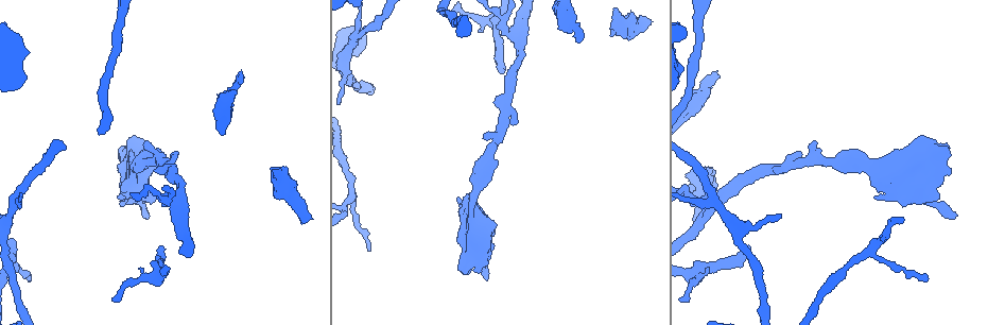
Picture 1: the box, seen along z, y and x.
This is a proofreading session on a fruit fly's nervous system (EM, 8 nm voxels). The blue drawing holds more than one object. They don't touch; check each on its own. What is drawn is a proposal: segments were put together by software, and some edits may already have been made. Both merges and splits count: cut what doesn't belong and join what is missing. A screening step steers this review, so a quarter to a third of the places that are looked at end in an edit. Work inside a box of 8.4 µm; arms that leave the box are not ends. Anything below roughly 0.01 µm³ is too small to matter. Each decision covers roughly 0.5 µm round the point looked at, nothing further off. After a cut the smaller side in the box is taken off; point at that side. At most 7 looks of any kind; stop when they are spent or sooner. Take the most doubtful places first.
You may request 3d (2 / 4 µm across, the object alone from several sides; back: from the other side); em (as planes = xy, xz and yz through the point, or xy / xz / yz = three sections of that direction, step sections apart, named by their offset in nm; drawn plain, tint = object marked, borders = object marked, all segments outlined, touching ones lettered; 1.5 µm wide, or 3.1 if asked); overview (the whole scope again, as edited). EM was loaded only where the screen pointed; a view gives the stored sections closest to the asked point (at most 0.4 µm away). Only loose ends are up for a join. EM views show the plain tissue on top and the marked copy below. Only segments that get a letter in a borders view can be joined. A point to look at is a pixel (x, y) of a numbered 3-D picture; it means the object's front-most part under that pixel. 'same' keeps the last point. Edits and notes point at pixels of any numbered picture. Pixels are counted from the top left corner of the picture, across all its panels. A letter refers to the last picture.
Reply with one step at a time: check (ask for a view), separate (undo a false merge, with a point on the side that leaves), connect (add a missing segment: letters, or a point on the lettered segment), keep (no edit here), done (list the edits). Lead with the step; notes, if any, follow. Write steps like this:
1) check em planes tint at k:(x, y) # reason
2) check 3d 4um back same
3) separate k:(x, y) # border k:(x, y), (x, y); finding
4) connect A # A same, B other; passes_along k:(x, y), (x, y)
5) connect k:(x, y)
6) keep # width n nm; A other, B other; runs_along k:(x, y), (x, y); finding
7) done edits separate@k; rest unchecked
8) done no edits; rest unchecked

check 3d 2um at 1:(163, 248) # free end

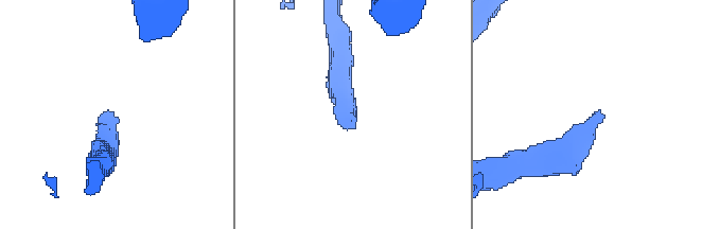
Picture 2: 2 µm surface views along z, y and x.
check em 3.1um planes borders at 2:(600, 120)

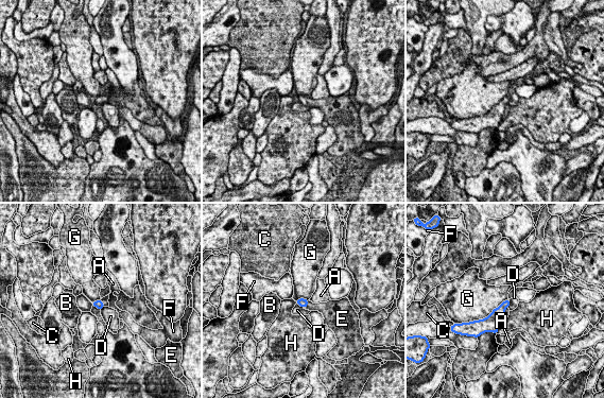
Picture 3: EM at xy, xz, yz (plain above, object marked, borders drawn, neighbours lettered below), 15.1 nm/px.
connect E # A other, B other, C other, D other, E same, F other, G other, H other; passes_along 3:(303, 303), (307, 305), (323, 308); it goes on there

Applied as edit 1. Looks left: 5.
check overview # redraw

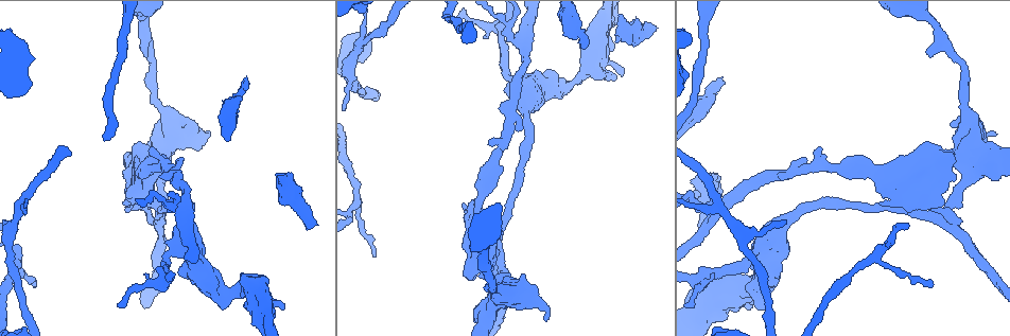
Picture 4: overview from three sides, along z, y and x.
check 3d 2um at 4:(313, 224) # long arm stops here

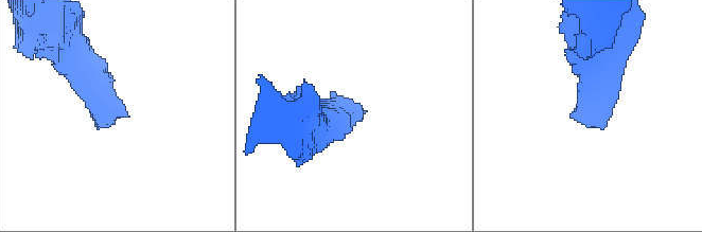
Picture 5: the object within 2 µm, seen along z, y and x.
check em planes tint at 5:(354, 107) # need the tissue

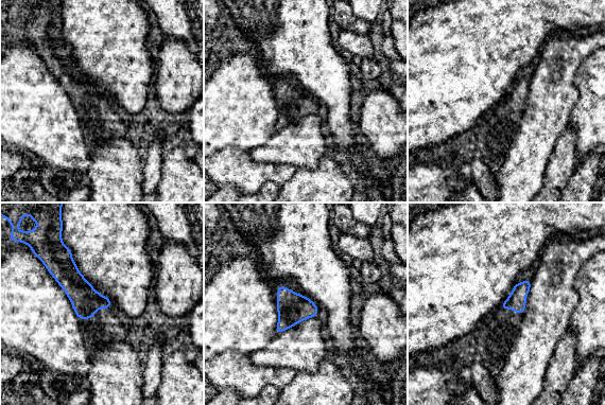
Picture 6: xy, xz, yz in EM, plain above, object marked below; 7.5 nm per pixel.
check em planes borders same

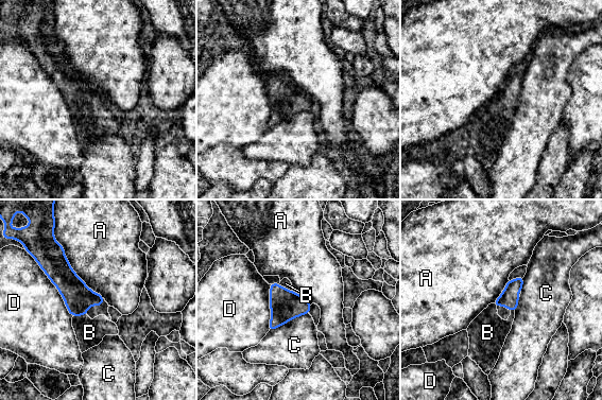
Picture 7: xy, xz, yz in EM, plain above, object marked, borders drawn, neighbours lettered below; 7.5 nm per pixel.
connect B # A other, B same, C other, D other; the neuron continues

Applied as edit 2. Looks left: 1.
check em planes borders at 4:(363, 40) # small branch off a trunk

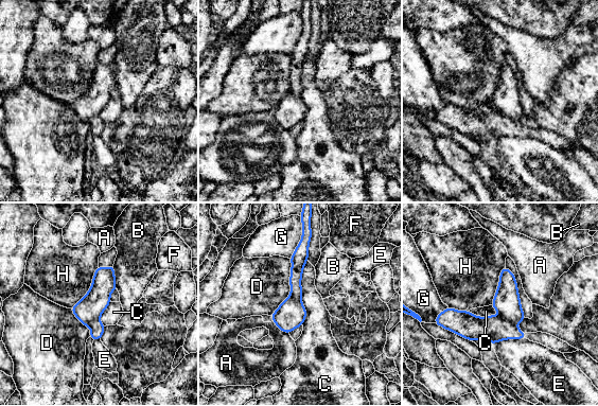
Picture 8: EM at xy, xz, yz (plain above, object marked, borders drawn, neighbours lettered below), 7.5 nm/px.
separate 8:(493, 329) # A other, B other, C other, D other, E other, F other, G other, H other; part_leaving 8:(441, 316), (472, 328), (522, 335); two neurons meet here

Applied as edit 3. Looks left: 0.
done edits connect@3, connect@7, separate@8; rest unchecked

